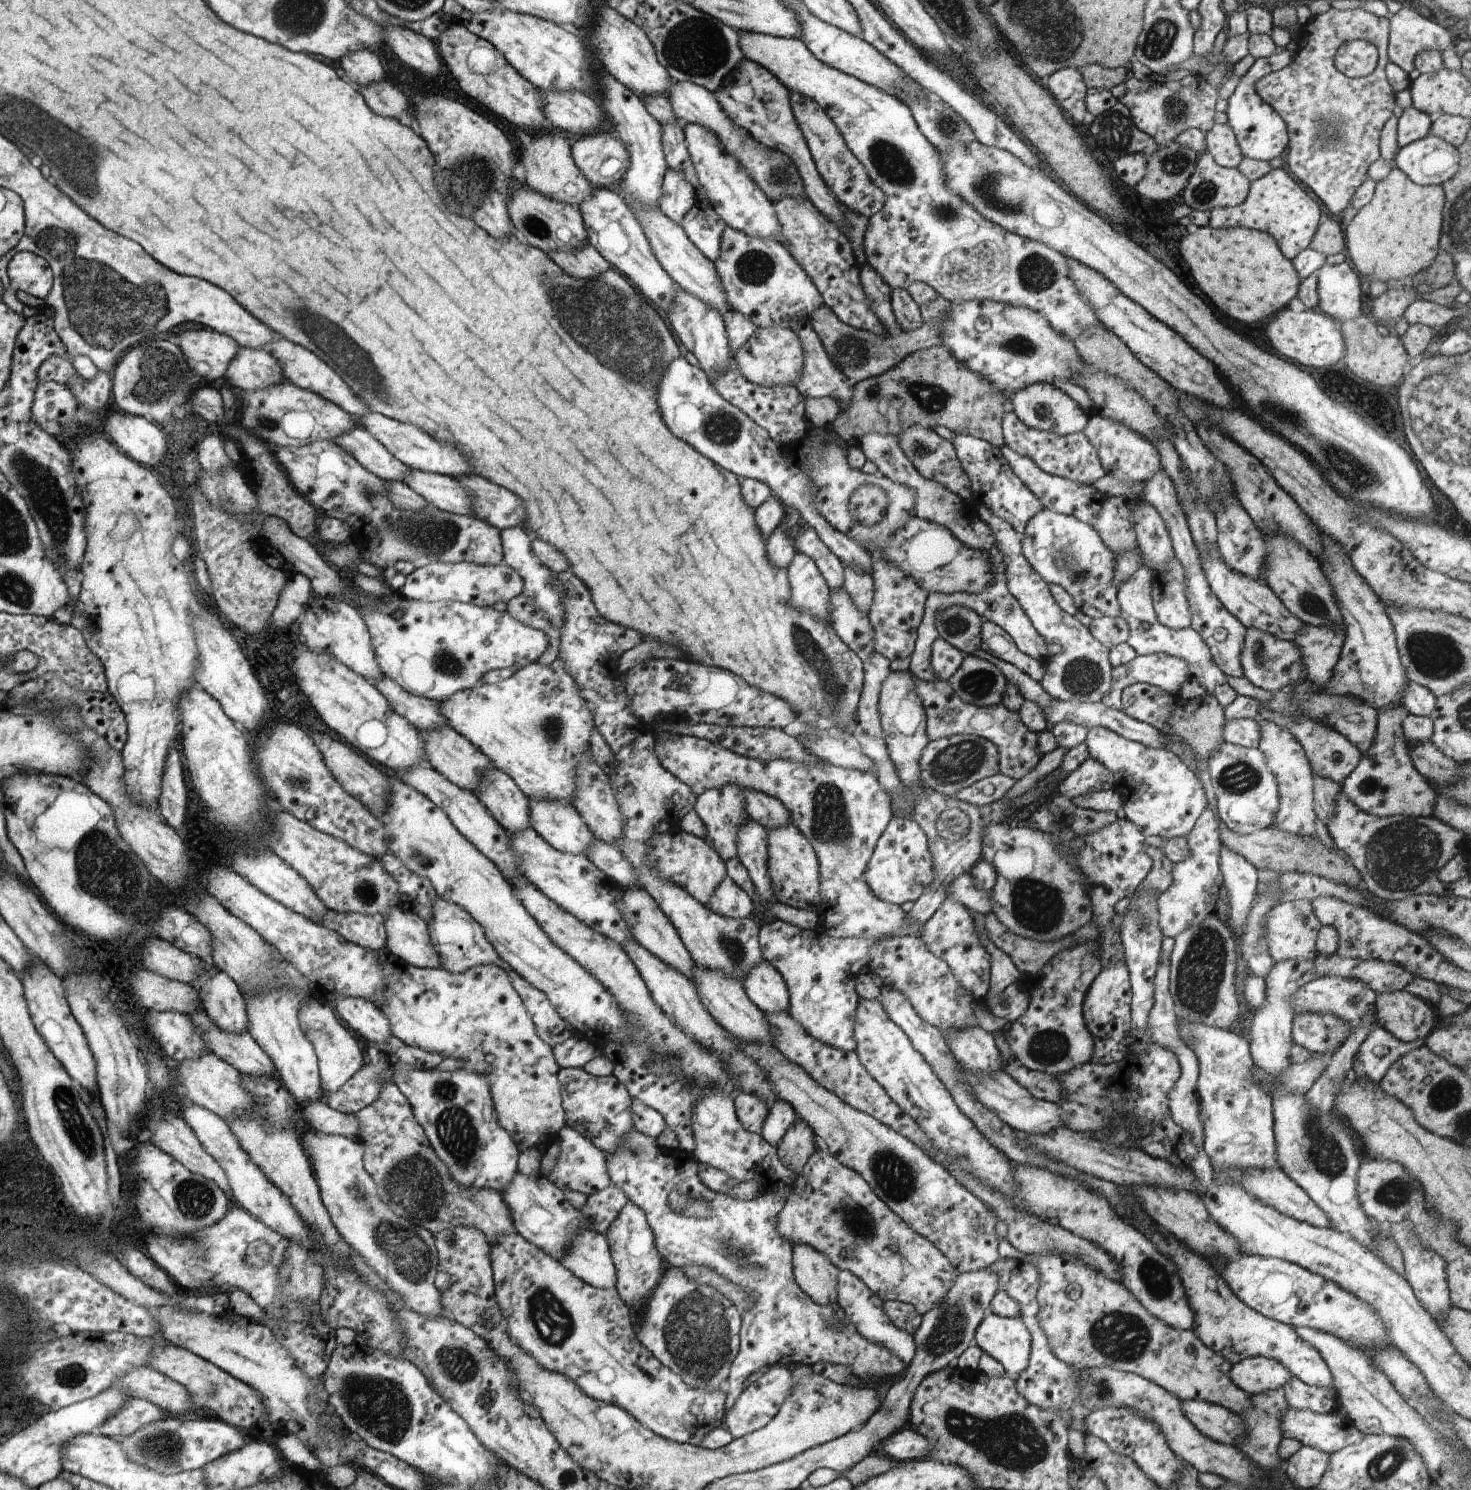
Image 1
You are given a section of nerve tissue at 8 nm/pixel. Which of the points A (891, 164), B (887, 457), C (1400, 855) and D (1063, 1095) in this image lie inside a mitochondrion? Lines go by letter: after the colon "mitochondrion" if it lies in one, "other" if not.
A: mitochondrion
B: mitochondrion
C: mitochondrion
D: other

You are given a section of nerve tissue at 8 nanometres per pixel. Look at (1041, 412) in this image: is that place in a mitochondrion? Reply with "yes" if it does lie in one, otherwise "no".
no

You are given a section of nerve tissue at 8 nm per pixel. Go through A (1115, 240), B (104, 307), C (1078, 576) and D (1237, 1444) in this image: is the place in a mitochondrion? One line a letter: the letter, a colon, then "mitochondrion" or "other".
A: other
B: mitochondrion
C: mitochondrion
D: other

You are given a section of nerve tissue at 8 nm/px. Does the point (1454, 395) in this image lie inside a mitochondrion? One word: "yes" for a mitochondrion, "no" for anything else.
yes

